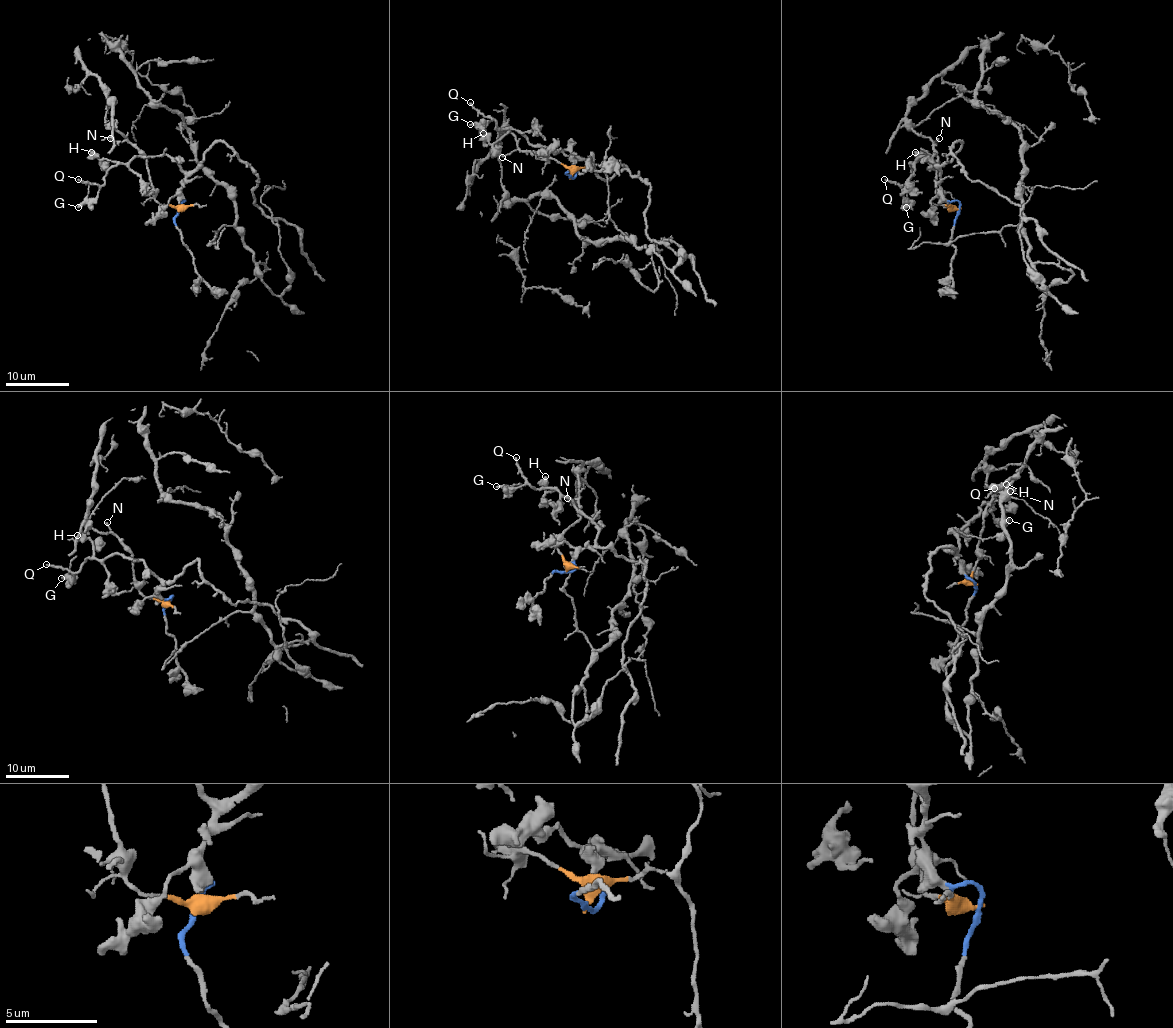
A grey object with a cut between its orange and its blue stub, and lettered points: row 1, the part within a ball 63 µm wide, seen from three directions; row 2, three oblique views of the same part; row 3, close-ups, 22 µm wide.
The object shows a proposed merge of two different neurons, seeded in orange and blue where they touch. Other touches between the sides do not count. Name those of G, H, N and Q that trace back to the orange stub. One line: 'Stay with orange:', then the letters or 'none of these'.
Stay with orange: N

